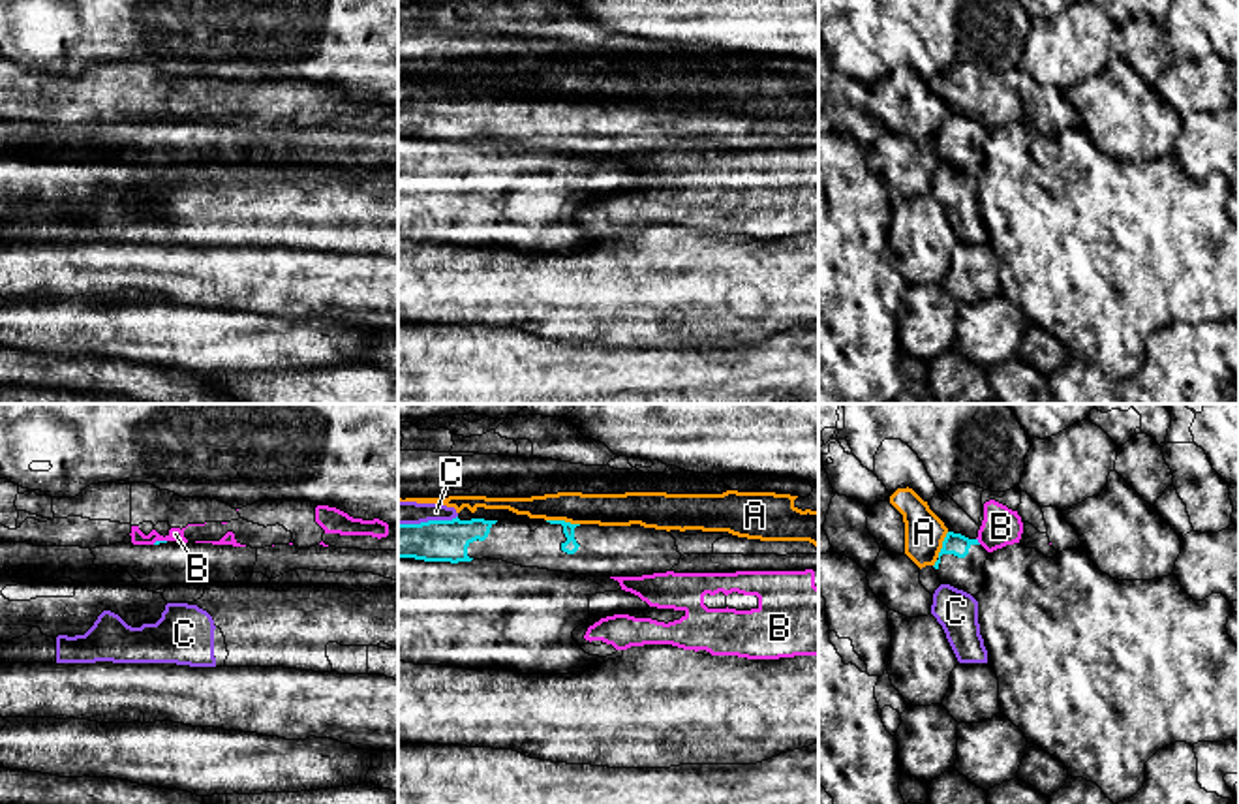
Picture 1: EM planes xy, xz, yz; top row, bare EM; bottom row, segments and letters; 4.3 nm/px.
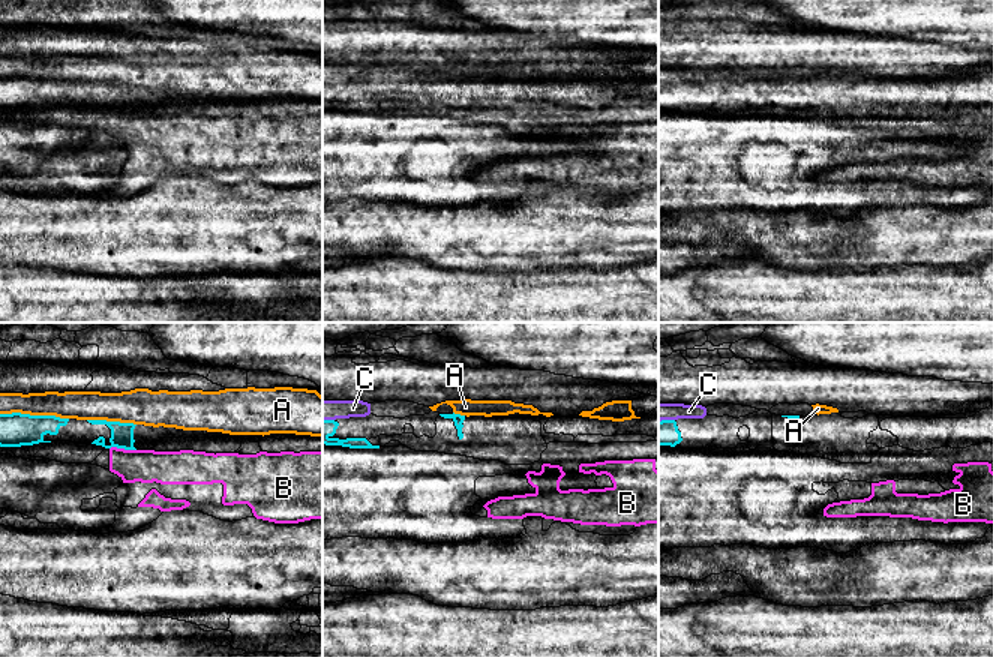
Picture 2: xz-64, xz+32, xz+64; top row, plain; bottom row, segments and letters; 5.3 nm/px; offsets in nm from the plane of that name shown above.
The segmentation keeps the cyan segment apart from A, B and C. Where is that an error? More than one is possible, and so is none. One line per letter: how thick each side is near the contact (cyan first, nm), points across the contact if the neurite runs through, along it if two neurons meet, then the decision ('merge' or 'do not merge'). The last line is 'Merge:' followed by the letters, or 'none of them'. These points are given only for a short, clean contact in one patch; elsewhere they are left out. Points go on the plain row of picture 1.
A: calibres 60 and 140 nm; do not merge
B: calibres 100 and 170 nm; border yz (977, 117), (980, 123); do not merge
C: calibres 180 and 100 nm; do not merge
Merge: none of them

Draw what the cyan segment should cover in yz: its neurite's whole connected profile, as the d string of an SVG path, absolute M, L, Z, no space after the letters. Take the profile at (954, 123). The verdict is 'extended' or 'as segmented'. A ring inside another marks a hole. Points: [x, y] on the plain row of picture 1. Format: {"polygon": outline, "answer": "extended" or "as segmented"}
{"polygon": "M948 111L935 141L941 163L950 163L971 175L978 175L984 163L984 145L989 131L961 113Z", "answer": "extended"}

